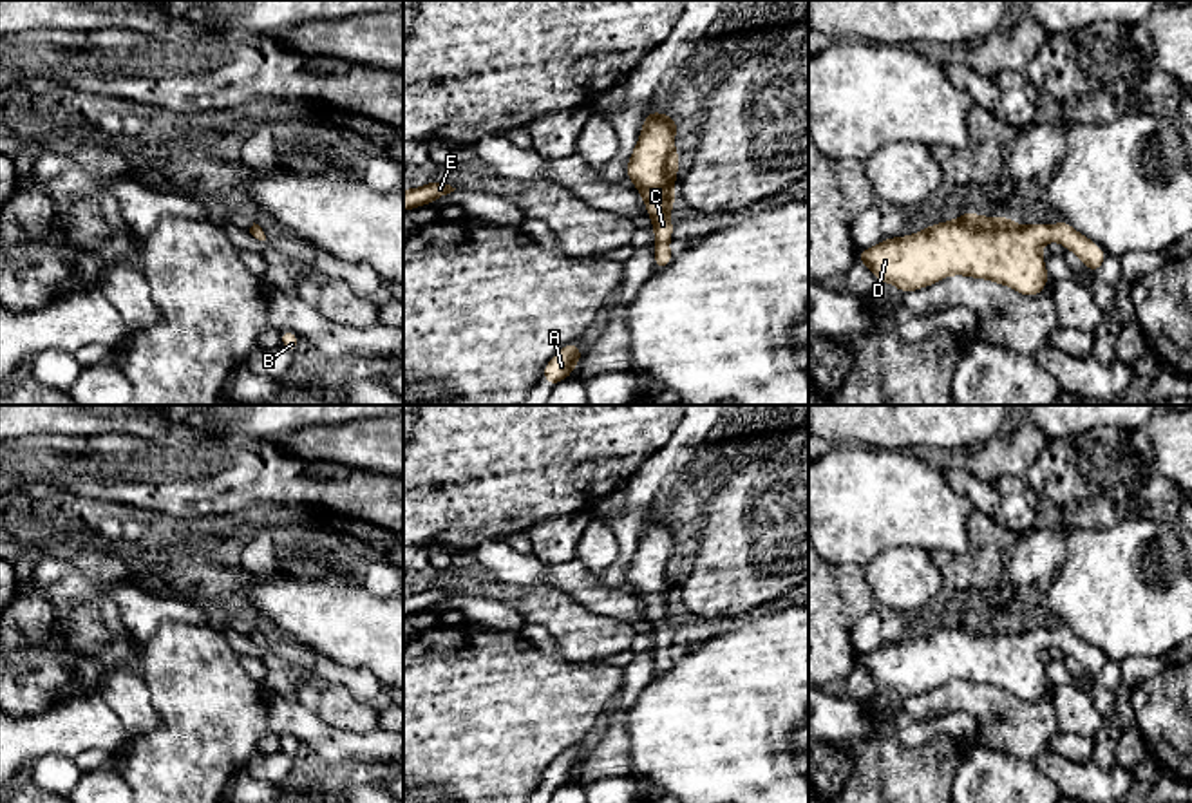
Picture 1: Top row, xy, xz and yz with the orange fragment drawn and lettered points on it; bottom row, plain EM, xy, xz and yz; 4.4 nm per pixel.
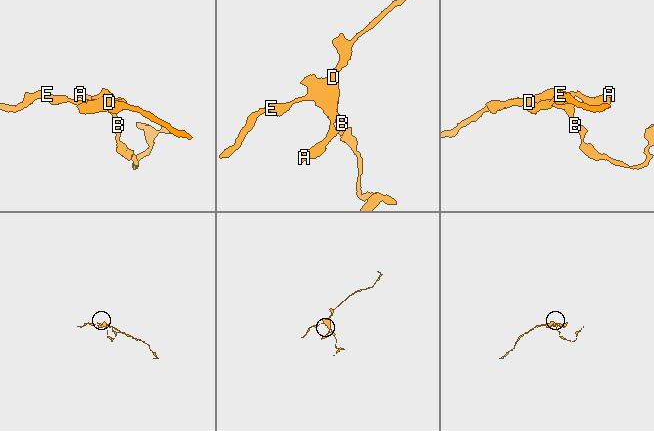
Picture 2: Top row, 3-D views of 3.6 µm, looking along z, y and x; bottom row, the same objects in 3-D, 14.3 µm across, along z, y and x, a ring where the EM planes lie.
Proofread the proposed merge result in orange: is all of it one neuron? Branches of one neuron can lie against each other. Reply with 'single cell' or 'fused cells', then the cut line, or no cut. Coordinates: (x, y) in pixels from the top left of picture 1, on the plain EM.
single cell; cut none

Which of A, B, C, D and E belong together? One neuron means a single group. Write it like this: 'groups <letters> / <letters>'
groups A B C D E

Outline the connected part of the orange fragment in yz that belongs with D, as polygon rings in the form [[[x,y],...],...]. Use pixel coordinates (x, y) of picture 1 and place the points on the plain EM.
[[[964,617],[955,626],[933,628],[906,642],[890,642],[857,655],[856,666],[866,669],[875,685],[910,698],[950,680],[986,684],[1024,702],[1038,702],[1047,691],[1045,664],[1040,653],[1058,646],[1096,678],[1107,658],[1067,626],[1055,631],[1036,628],[1020,631],[1006,622]]]

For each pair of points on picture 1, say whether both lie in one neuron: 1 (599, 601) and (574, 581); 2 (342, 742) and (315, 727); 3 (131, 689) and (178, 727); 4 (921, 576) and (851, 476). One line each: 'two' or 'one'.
1: one
2: one
3: two
4: two

